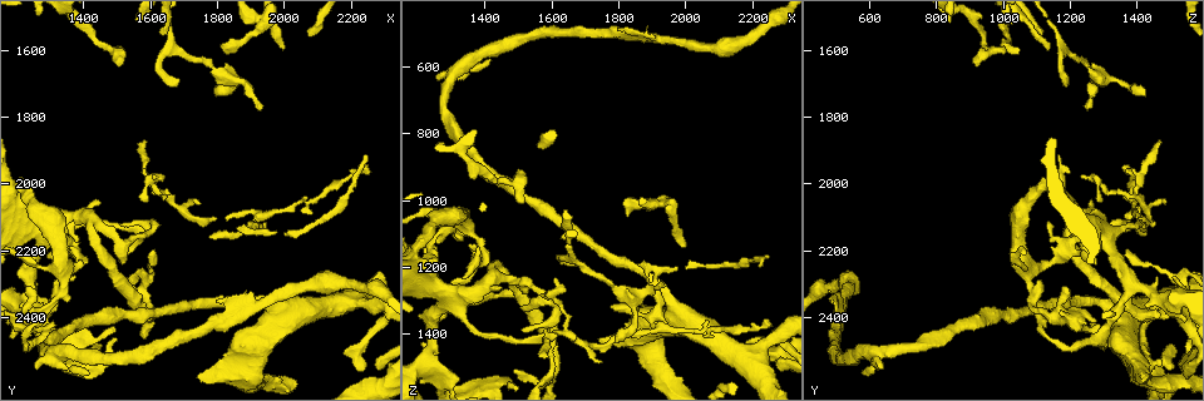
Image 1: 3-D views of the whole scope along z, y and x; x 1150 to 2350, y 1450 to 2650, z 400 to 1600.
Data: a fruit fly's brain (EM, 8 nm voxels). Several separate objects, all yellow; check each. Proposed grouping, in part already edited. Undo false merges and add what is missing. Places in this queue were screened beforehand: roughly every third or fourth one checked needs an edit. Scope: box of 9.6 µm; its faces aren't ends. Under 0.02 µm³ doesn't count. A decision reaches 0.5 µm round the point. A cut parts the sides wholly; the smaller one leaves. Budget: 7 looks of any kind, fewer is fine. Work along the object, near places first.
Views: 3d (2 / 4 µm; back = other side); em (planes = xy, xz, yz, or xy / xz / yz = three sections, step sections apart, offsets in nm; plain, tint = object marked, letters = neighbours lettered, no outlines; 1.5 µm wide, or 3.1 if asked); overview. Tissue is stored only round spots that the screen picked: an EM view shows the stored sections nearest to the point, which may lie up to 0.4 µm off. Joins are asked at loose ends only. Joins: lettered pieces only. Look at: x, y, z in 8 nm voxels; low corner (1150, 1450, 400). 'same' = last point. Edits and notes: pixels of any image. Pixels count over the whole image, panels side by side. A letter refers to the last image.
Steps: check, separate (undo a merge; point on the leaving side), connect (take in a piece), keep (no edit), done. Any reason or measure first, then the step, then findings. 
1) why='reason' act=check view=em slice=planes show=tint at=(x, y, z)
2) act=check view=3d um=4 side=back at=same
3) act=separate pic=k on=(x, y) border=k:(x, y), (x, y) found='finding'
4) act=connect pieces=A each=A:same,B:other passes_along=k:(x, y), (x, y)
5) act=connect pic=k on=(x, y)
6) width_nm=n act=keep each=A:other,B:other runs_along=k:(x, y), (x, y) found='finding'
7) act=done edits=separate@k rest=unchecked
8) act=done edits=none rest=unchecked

why='a fork' act=check view=em slice=xz step=4 show=tint at=(1290, 2510, 640)

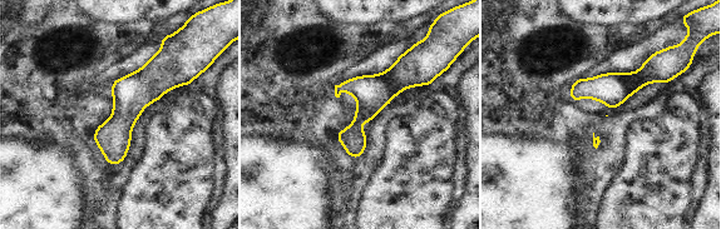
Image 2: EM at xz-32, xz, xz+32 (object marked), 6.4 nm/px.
act=check view=em slice=xy step=8 show=letters at=same

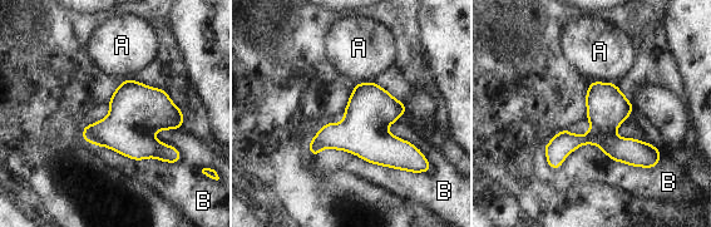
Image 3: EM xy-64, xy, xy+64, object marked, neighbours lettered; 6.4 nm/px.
width_nm=280 act=keep each=A:other,B:other border=3:(543, 148), (661, 151) found='one neuron here'

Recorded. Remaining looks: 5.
why='a fork' act=check view=3d um=2 at=(1610, 2380, 1530)

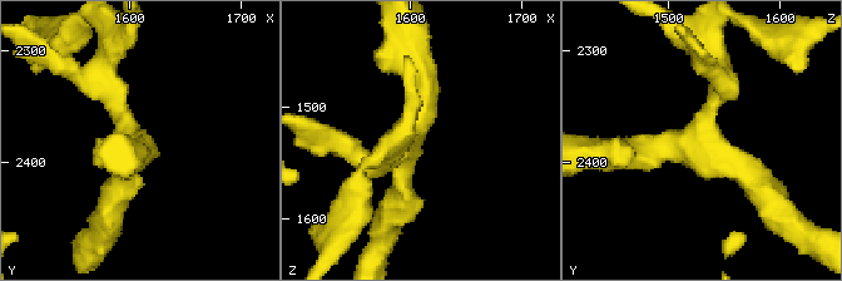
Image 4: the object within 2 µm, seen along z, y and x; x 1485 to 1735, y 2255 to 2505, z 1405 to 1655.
why='shape alone is not enough' act=check view=em slice=planes show=tint at=(1604, 2376, 1524)

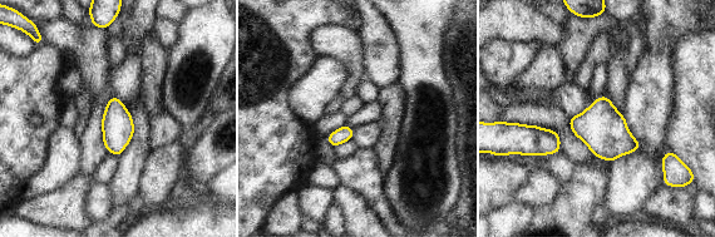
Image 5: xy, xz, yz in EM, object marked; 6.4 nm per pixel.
act=check view=em slice=planes show=letters at=same

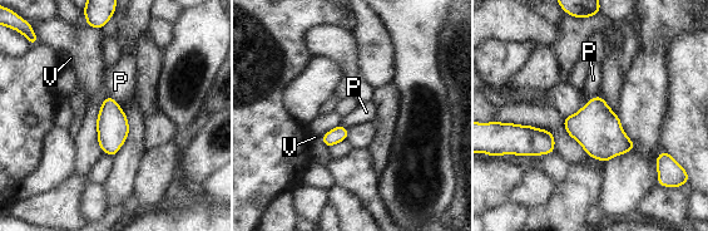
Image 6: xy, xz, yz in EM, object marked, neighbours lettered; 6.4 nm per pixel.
width_nm=200 longest_contact=P:160nm act=keep each=P:other,V:other found='continuous, no second neuron'

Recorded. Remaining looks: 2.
why='an open end' act=check view=em slice=yz step=4 show=letters at=(1580, 1870, 1470)

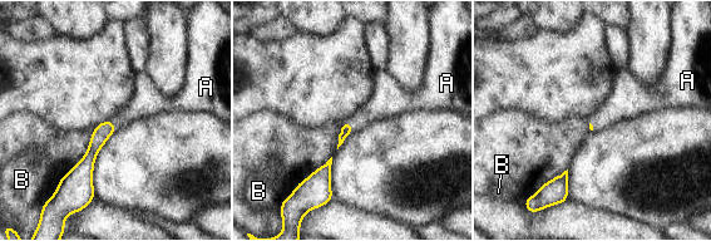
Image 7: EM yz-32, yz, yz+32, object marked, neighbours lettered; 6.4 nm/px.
act=connect pieces=A each=A:same,B:other passes_along=7:(346, 128), (351, 124), (384, 103) found='the neuron continues'

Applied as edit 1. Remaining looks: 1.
act=done edits=connect@7 rest=unchecked

